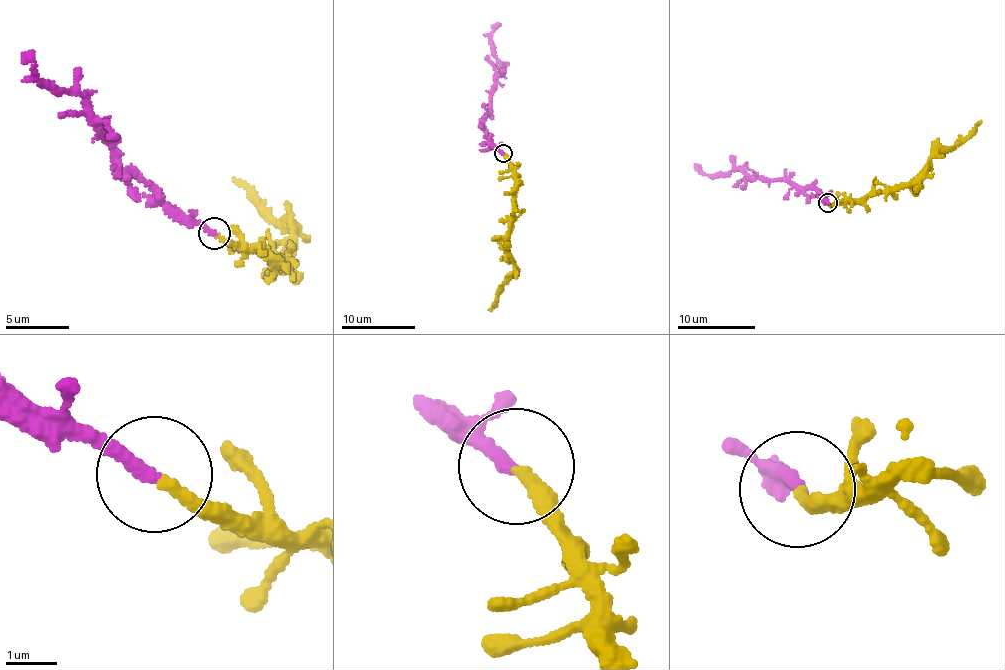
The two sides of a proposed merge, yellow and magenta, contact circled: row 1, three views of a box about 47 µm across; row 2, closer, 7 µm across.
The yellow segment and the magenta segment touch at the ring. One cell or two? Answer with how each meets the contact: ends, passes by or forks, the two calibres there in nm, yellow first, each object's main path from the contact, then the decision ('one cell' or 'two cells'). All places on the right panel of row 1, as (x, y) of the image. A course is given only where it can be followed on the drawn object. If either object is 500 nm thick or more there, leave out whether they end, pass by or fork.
yellow ends there; magenta ends there; 240 nm thick on the yellow side, 260 nm on the other; yellow runs (829, 203), (864, 199), (891, 192), (916, 176), (930, 157), (969, 134), (981, 120); magenta runs (827, 203), (815, 189), (795, 188), (783, 179), (750, 180), (739, 169), (708, 176), (698, 171), (699, 166); one cell

